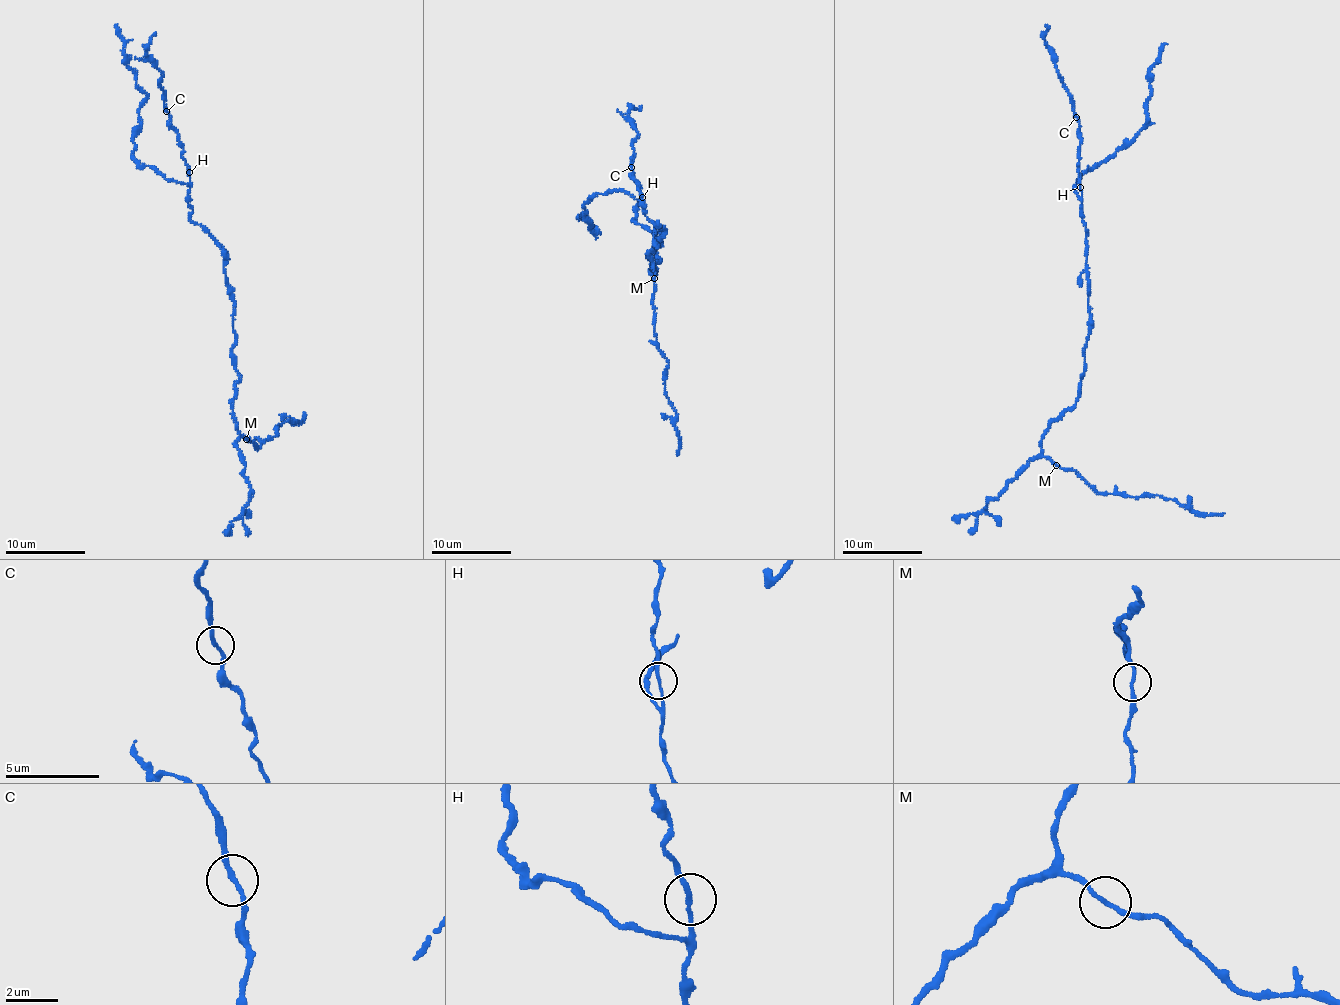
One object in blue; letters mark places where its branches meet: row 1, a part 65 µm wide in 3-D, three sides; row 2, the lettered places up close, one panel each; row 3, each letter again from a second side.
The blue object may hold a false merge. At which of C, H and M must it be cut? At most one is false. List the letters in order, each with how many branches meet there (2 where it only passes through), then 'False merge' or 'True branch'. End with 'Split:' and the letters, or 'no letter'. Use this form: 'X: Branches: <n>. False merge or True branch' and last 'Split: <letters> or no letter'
C: Branches: 2. True branch
H: Branches: 2. True branch
M: Branches: 2. True branch
Split: no letter

